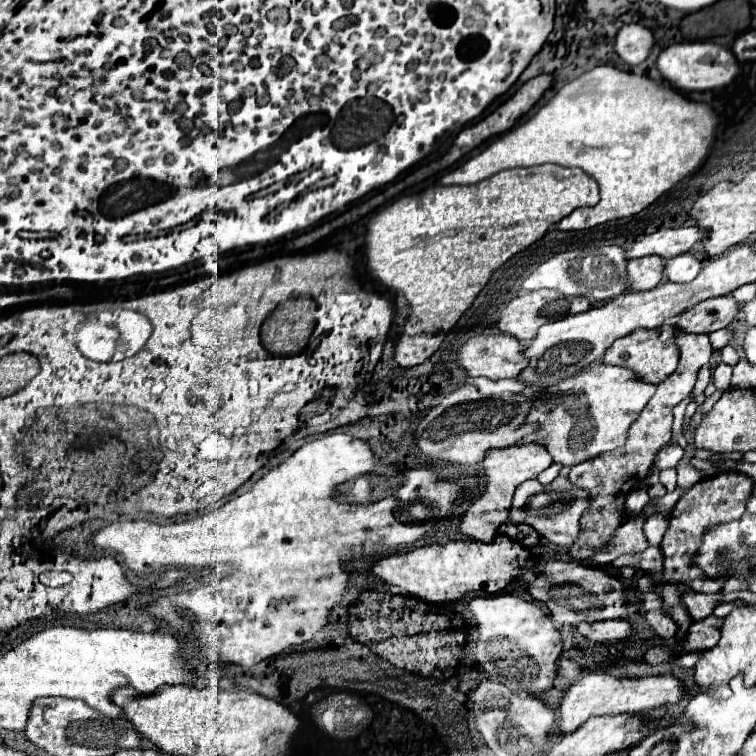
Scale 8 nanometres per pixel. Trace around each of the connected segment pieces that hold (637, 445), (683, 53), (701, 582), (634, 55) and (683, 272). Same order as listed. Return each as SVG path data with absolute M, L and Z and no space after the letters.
M681 332L681 334L677 334L677 344L681 348L679 366L677 366L677 370L671 376L667 376L661 384L657 384L655 396L649 400L645 410L639 414L637 422L631 426L627 444L623 448L615 450L615 452L601 454L601 456L593 458L593 460L587 460L587 462L577 464L577 466L571 468L569 480L575 486L587 488L591 492L591 506L583 514L583 520L581 520L583 530L577 536L577 540L571 544L571 558L573 560L591 558L593 554L597 554L597 552L607 548L607 544L613 538L615 530L625 520L627 494L649 474L655 454L671 440L673 408L691 394L699 368L703 364L707 364L709 362L709 354L713 354L713 346L709 344L709 336L707 334L685 334L685 332Z
M681 42L669 46L659 54L657 70L677 90L711 90L727 86L741 72L741 64L735 54L725 46L713 42Z
M727 470L713 478L705 478L697 482L687 494L679 498L673 512L669 514L669 528L661 542L661 548L665 554L663 574L667 580L687 582L695 592L705 592L705 594L723 590L723 584L729 580L729 574L721 574L715 578L707 576L701 568L695 568L695 552L699 552L699 544L707 528L715 524L739 520L739 516L745 514L745 502L747 498L751 498L753 486L755 486L755 480L749 478L747 474L741 474L737 470Z
M627 24L619 30L615 40L615 52L629 66L637 66L647 60L655 46L655 36L643 24Z
M691 254L675 256L665 262L665 276L671 282L691 282L699 274L699 270L701 262Z

